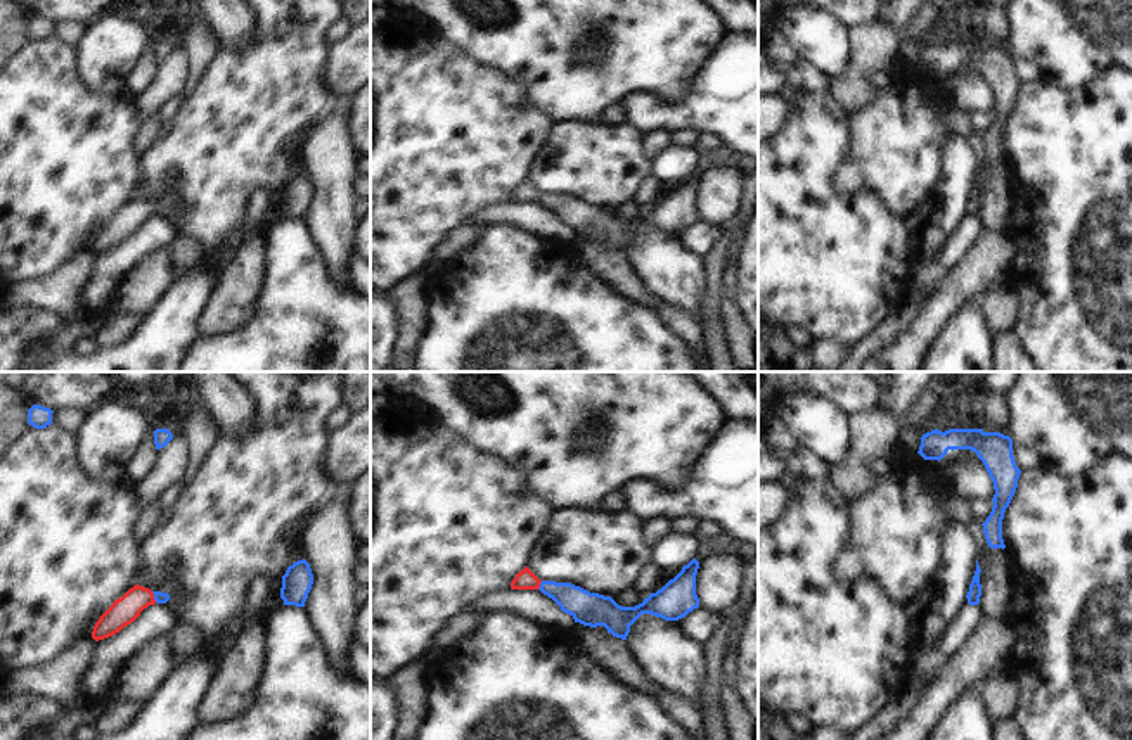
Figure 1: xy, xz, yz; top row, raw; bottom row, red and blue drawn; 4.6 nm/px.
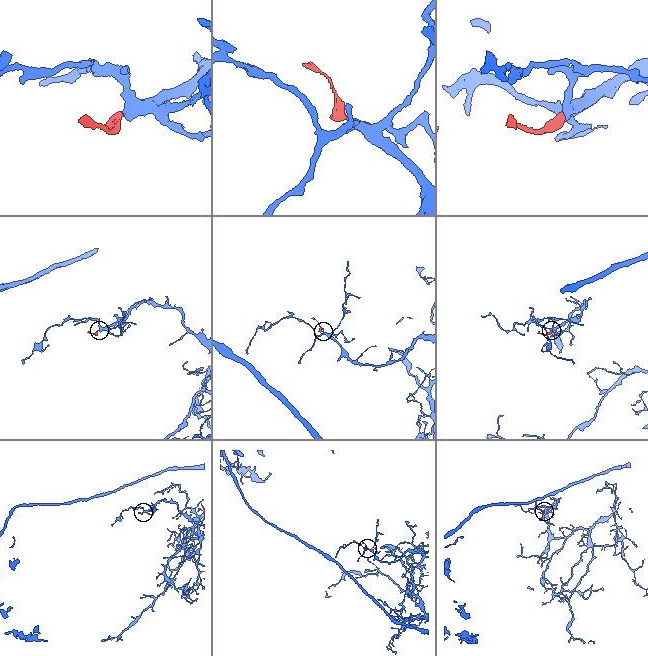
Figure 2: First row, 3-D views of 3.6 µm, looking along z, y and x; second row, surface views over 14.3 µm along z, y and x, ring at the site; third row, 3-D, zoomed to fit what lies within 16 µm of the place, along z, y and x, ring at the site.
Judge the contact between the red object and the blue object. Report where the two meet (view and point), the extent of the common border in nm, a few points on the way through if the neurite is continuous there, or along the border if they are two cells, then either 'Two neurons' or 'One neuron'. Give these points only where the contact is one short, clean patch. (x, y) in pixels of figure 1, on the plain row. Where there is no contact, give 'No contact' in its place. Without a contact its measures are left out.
Touches red at xz (539, 197). Shared border 50 nm. Path across: xz (525, 192), (539, 197), (565, 206), (585, 220). One neuron

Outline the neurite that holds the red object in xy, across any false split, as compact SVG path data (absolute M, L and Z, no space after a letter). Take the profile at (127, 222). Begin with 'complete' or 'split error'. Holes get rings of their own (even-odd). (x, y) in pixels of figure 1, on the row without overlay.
split error; M135 197L100 228L93 239L92 251L95 254L109 251L132 237L149 218L166 216L168 213L168 206Z

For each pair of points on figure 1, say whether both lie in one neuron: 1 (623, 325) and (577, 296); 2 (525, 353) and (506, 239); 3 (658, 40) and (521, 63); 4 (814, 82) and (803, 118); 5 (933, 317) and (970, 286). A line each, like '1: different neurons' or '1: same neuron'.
1: same neuron
2: same neuron
3: same neuron
4: different neurons
5: same neuron

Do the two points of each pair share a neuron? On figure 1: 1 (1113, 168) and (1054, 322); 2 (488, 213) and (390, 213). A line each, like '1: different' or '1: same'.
1: same
2: different

